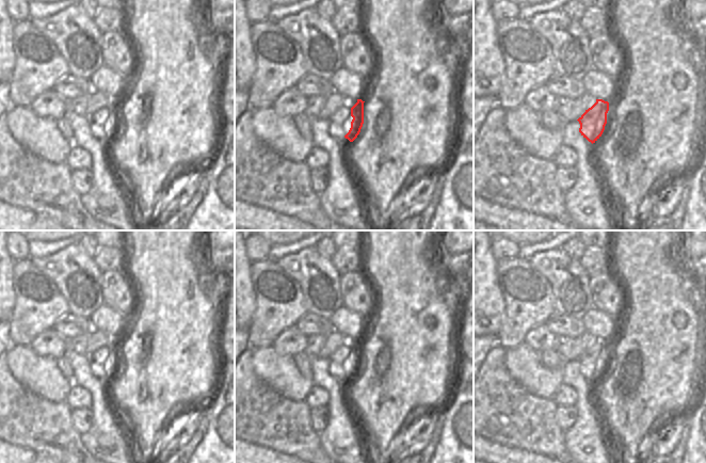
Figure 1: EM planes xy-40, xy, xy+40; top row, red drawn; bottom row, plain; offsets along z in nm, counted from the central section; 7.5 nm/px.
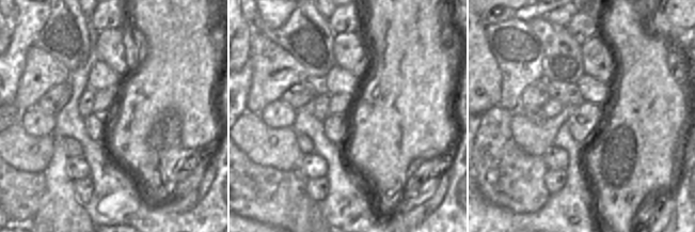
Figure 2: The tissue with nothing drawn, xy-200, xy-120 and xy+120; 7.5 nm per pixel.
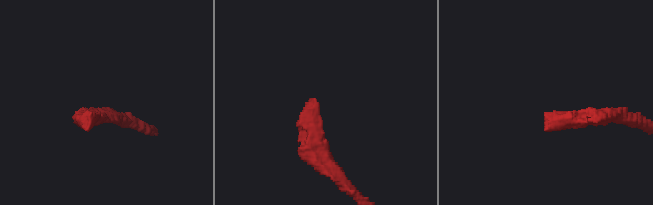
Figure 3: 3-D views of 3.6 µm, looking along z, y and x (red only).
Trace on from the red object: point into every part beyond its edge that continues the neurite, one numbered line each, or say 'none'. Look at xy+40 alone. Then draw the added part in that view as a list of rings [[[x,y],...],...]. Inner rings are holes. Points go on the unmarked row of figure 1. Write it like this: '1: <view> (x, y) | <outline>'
none

